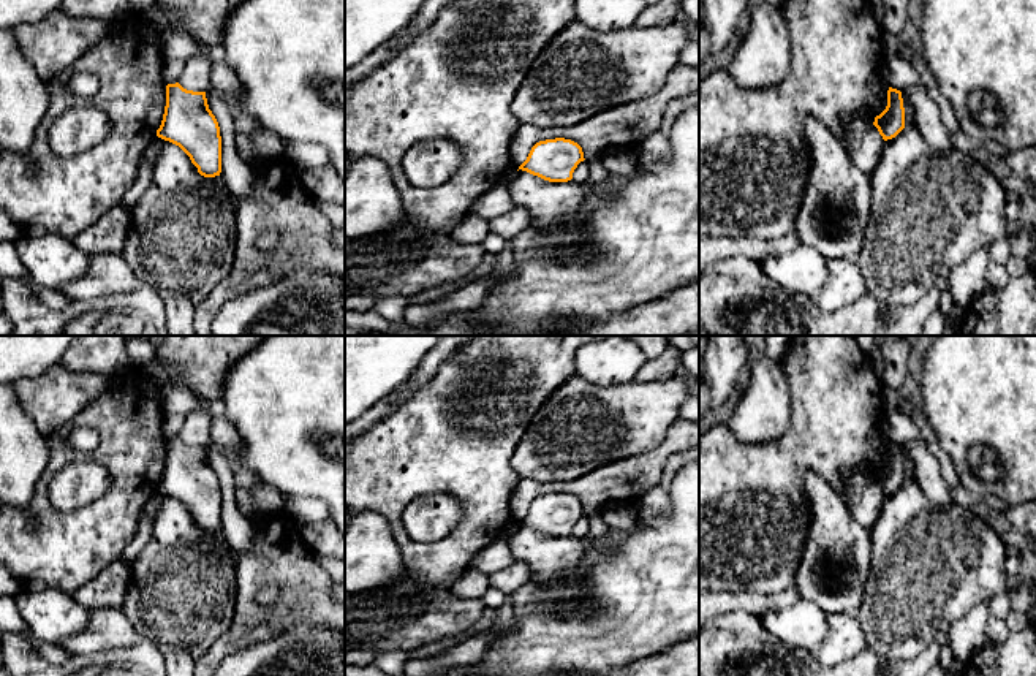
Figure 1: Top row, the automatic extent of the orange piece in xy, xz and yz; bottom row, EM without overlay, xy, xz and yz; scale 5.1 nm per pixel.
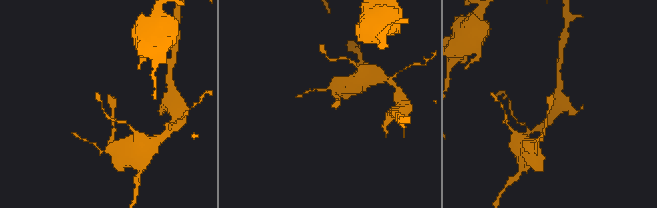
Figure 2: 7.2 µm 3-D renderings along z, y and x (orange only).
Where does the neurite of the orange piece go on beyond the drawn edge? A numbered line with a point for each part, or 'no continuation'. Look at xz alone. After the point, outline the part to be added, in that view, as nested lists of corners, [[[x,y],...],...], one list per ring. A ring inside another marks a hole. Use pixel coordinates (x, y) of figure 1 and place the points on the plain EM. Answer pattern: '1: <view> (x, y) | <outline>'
no continuation

